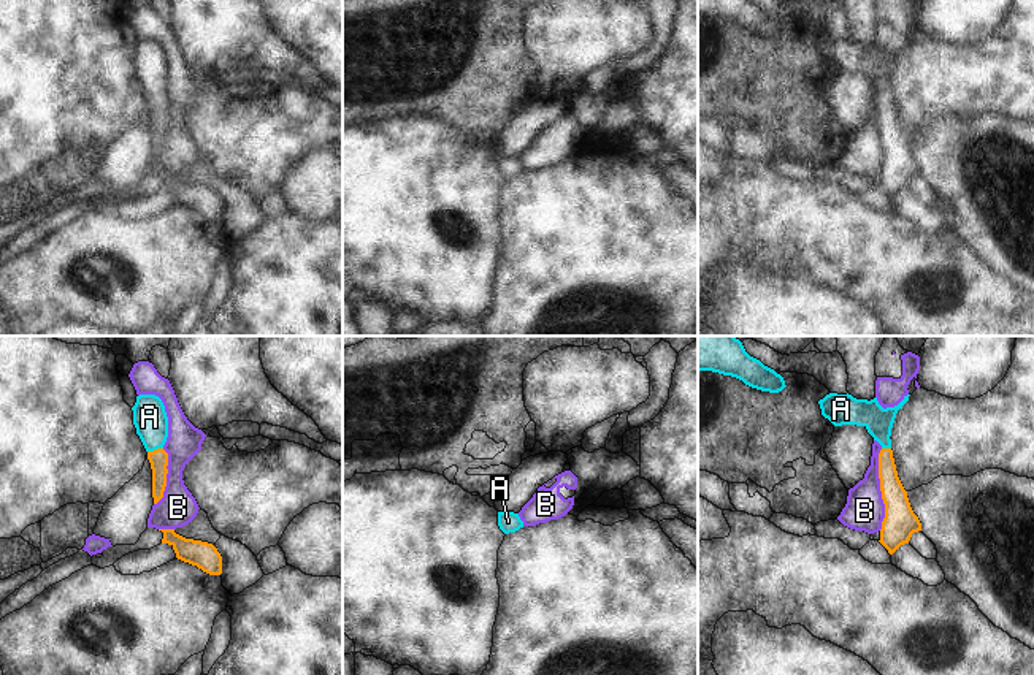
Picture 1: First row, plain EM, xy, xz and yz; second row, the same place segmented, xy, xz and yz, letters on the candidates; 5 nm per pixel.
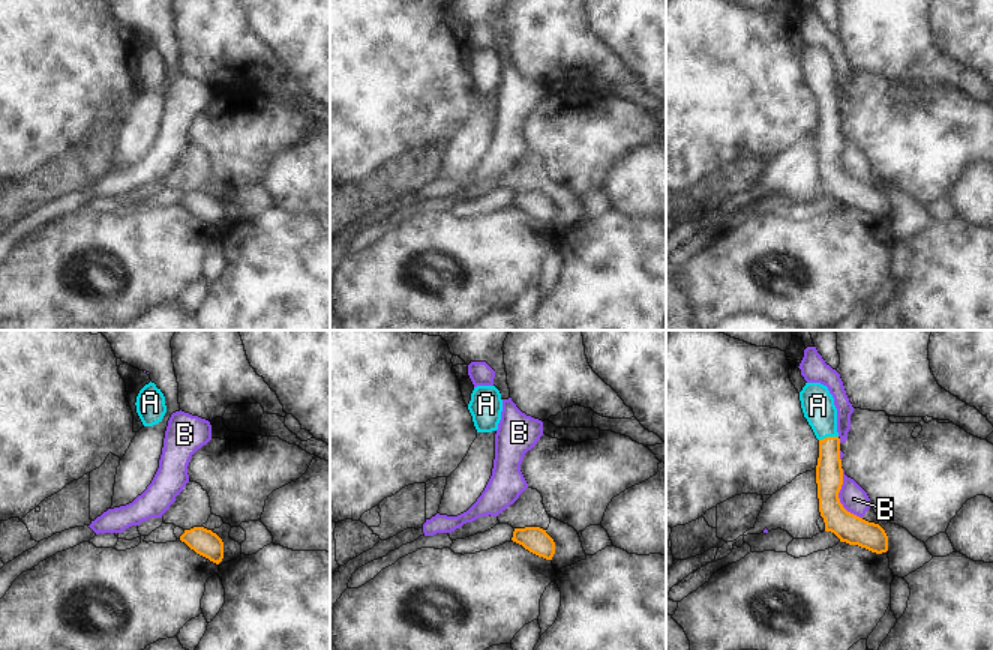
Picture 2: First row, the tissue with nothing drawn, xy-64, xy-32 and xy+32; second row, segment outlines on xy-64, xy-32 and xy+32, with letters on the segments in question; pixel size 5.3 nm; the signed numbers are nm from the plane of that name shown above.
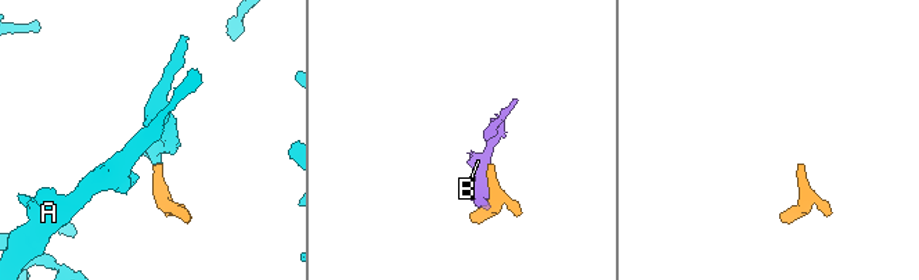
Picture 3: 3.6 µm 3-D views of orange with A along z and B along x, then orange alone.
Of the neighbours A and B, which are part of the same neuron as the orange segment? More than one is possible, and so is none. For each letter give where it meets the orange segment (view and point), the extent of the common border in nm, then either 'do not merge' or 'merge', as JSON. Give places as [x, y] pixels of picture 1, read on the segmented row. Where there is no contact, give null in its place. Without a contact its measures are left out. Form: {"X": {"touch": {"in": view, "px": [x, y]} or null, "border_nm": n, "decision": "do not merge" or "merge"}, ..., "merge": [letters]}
{"A": {"touch": {"in": "xy", "px": [154, 450]}, "border_nm": 80, "decision": "merge"}, "B": {"touch": {"in": "yz", "px": [880, 490]}, "border_nm": 420, "decision": "do not merge"}, "merge": ["A"]}

